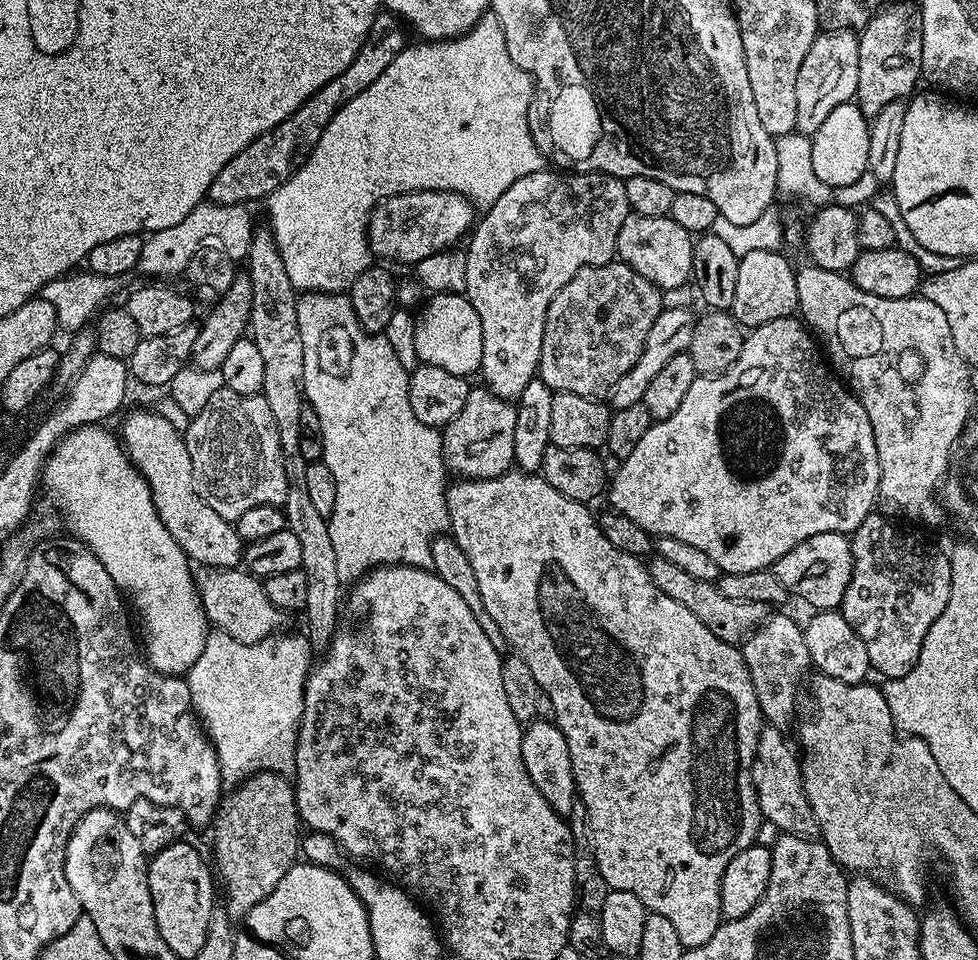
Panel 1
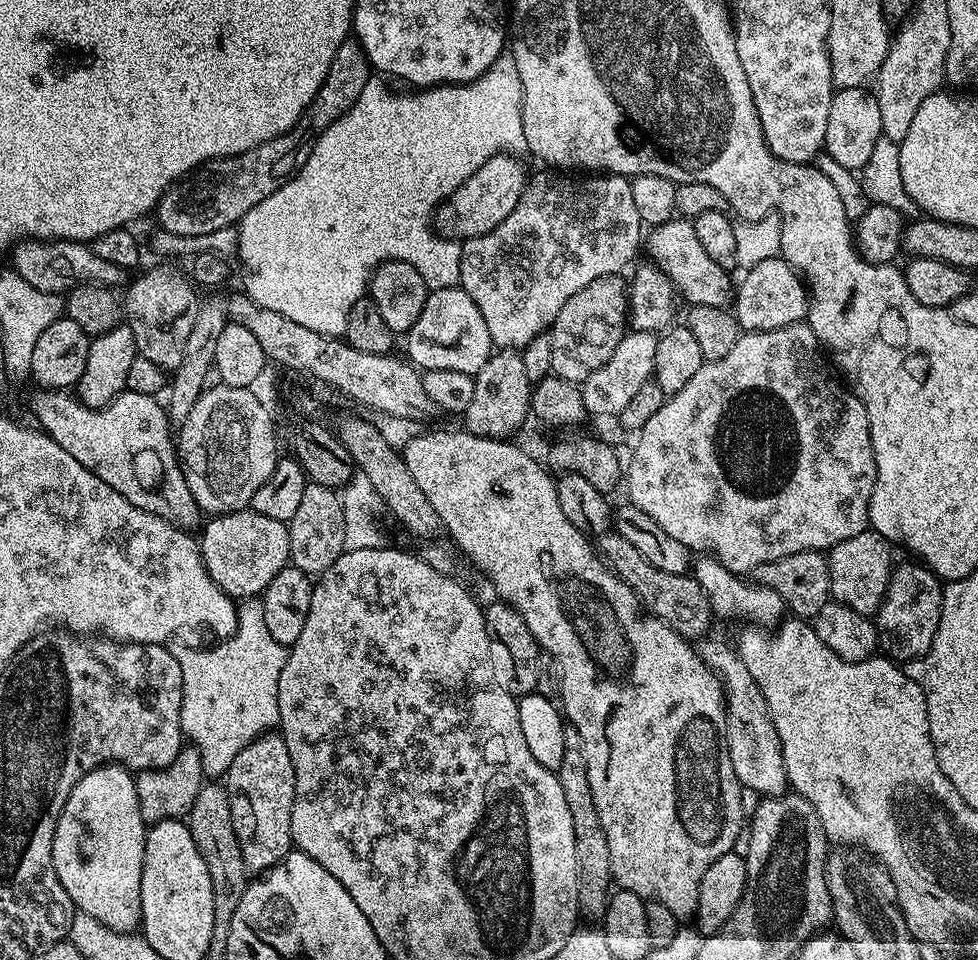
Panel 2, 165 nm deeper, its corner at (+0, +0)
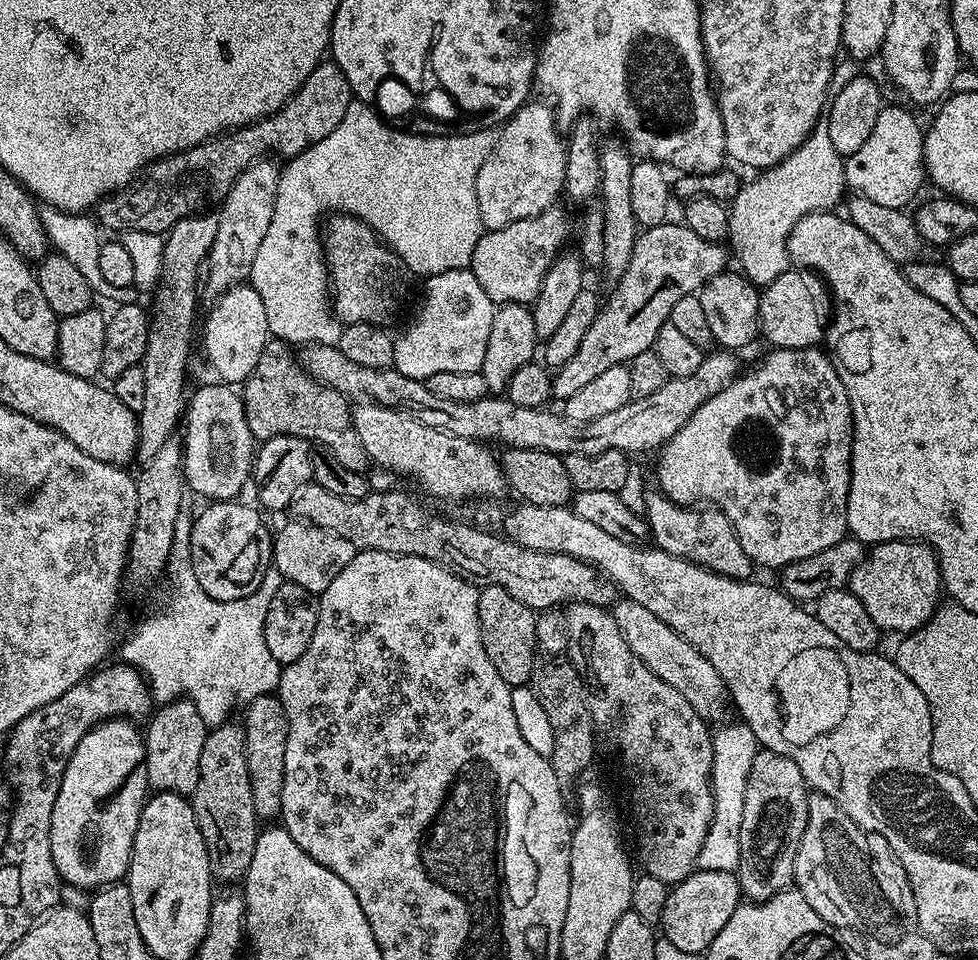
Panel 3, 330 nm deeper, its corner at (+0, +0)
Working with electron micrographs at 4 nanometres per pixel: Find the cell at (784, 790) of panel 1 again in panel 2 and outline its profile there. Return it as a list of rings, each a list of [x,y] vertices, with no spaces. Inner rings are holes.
[[[701,639],[696,649],[704,664],[721,682],[725,698],[722,736],[730,764],[734,766],[736,779],[747,791],[749,788],[752,792],[760,792],[761,797],[781,795],[788,784],[788,775],[784,769],[785,760],[782,758],[777,731],[774,730],[772,719],[768,716],[762,692],[739,653],[730,644],[708,639]]]

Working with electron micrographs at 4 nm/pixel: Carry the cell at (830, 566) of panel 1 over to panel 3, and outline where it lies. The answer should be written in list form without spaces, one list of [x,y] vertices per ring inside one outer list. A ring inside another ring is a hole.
[[[885,540],[865,555],[847,587],[885,633],[917,632],[941,603],[940,563],[929,544],[921,544],[919,540]]]

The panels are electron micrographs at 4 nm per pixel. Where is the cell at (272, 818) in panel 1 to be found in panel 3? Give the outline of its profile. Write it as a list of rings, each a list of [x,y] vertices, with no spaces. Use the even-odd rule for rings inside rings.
[[[269,694],[254,698],[243,712],[246,766],[250,774],[254,810],[261,821],[272,822],[279,817],[282,806],[282,782],[286,770],[286,738],[288,737],[286,710],[282,706],[279,695]]]

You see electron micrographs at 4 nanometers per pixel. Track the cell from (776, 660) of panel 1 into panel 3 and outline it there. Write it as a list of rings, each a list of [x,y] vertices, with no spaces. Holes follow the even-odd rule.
[[[653,490],[644,500],[643,515],[655,547],[670,556],[686,558],[703,568],[714,570],[735,580],[747,580],[753,575],[750,554],[742,550],[742,542],[726,514],[715,506],[685,506],[676,504],[659,490]]]

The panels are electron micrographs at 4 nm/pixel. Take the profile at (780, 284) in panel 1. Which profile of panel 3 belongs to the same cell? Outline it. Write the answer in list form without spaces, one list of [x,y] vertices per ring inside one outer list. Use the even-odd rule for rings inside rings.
[[[789,270],[778,274],[774,282],[763,285],[760,292],[760,332],[772,348],[814,348],[825,339],[824,304],[811,278],[807,271]]]

